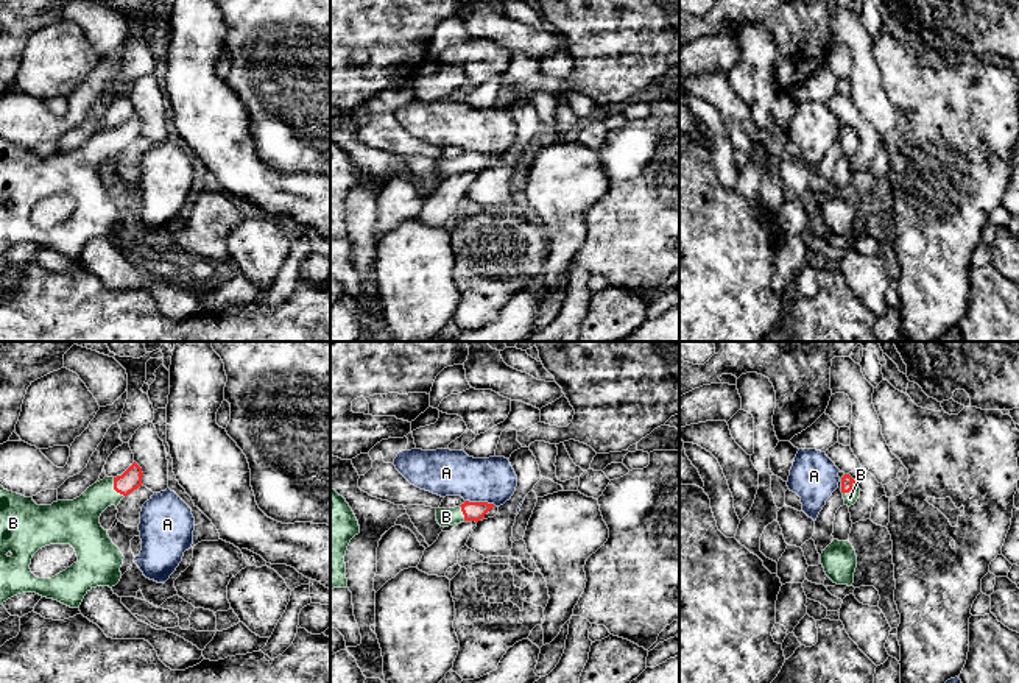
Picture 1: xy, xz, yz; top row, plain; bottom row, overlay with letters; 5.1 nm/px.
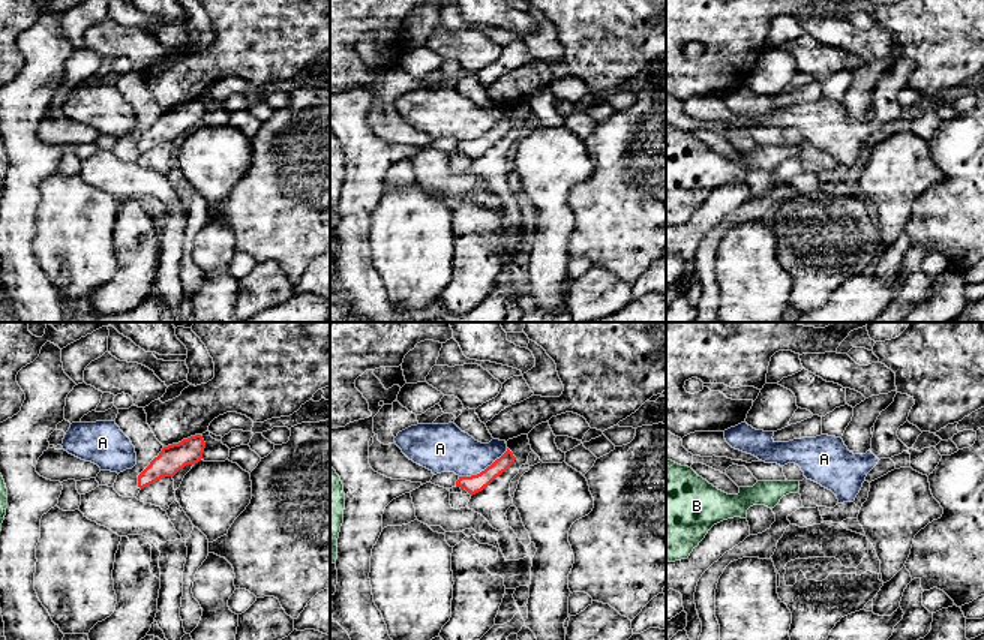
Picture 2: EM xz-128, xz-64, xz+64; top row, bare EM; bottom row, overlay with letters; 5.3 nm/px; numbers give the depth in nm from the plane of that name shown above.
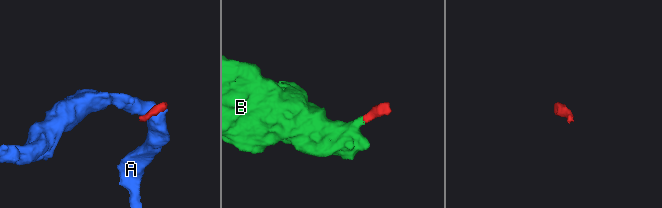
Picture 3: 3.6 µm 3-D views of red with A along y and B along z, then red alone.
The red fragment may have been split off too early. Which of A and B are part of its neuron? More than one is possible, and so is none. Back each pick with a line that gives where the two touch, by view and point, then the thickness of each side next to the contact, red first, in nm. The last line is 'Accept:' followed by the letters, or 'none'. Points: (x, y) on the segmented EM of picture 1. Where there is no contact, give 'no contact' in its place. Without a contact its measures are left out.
B: contact xy (114, 488); calibres 110 and 220 nm
Accept: B

